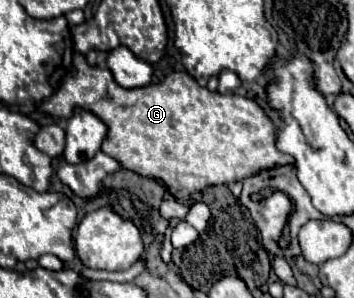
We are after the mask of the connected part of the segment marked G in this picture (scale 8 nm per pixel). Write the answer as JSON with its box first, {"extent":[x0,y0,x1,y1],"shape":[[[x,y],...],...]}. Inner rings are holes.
{"extent":[37,53,293,203],"shape":[[[75,53],[73,67],[59,85],[59,89],[49,99],[37,103],[37,109],[47,117],[69,119],[73,115],[73,109],[77,107],[95,113],[107,125],[107,137],[101,145],[103,153],[113,157],[123,169],[135,171],[143,177],[161,179],[171,191],[171,195],[185,203],[191,203],[193,195],[209,185],[227,185],[233,181],[243,181],[245,177],[255,175],[263,169],[293,163],[291,155],[277,151],[273,123],[269,117],[265,117],[265,113],[255,101],[245,99],[241,95],[221,95],[217,91],[209,91],[185,71],[173,71],[161,83],[123,89],[115,83],[109,69],[91,67],[85,55]]]}

